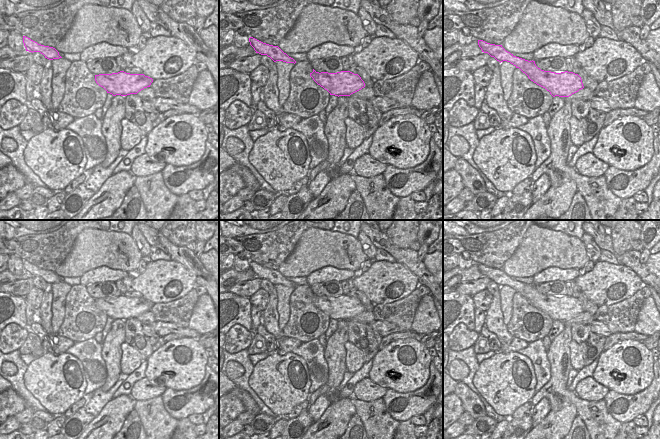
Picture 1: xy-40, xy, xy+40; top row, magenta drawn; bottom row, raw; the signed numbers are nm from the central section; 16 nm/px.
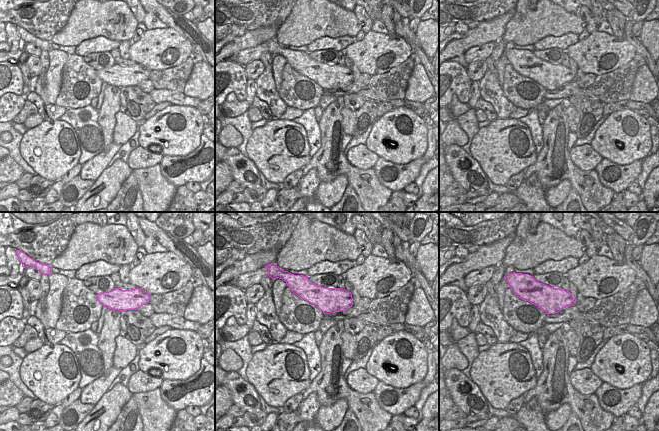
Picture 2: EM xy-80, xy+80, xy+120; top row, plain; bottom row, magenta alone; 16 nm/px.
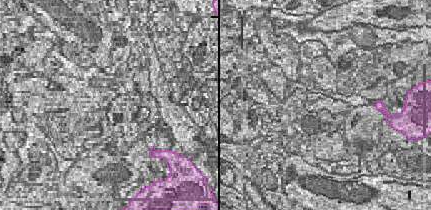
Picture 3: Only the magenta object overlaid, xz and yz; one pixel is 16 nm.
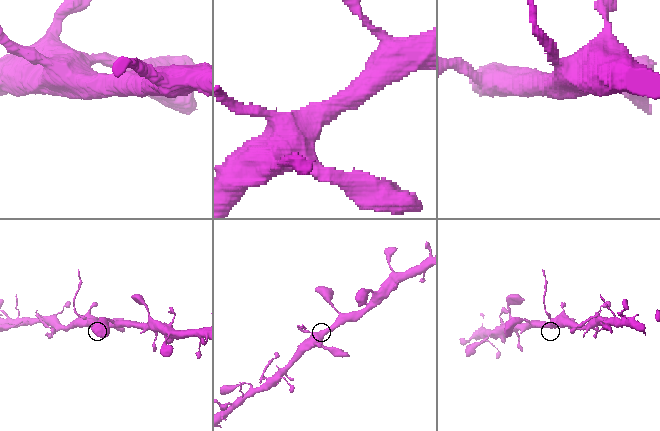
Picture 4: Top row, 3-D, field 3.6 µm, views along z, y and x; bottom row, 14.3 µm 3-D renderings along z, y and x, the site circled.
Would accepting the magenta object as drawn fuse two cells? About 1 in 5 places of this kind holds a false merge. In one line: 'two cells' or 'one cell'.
two cells

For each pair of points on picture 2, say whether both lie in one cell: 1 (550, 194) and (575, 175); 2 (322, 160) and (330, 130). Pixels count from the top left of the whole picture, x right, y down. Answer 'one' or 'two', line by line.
1: two
2: one

